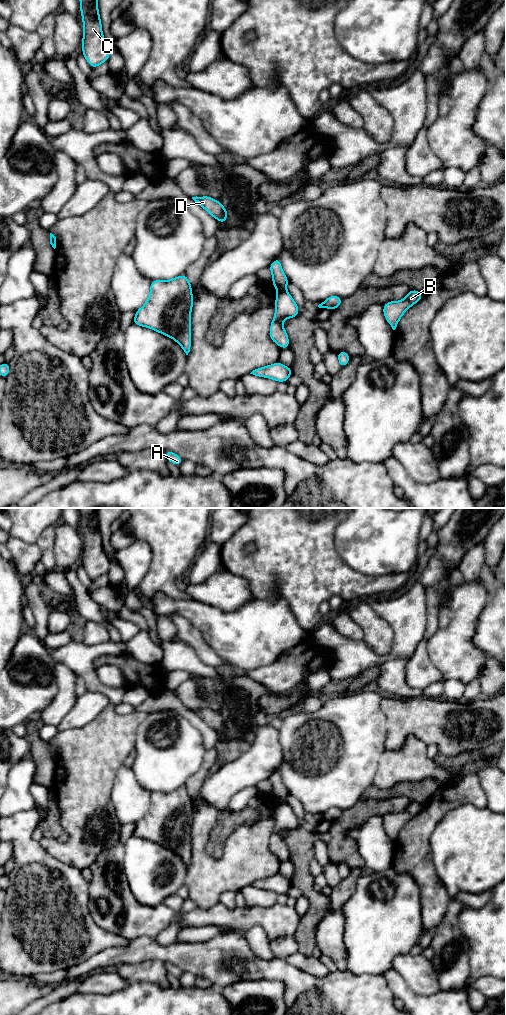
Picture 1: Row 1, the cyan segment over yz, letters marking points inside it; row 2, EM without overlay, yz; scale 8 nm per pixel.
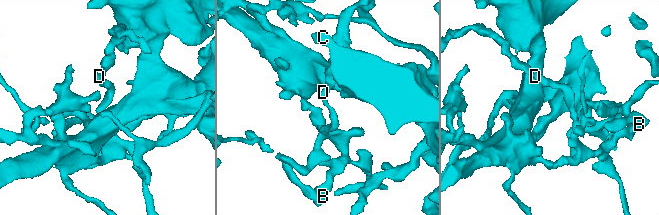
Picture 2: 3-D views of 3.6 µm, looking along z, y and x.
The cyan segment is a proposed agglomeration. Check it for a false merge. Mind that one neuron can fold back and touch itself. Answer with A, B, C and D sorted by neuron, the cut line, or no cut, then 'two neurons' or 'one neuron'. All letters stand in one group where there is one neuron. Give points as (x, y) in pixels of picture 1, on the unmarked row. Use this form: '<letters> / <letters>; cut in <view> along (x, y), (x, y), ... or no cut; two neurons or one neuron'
A B C / D; cut in yz along (285, 802), (278, 804); two neurons

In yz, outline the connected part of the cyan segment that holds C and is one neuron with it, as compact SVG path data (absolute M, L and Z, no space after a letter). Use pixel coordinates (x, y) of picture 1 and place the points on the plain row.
M79 508L83 532L82 564L91 580L108 573L111 562L102 545L98 508Z

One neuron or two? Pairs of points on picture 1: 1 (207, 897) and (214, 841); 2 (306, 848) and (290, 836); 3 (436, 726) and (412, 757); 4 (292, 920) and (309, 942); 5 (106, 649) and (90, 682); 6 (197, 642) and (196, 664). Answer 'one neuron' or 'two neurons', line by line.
1: two neurons
2: one neuron
3: two neurons
4: two neurons
5: one neuron
6: two neurons

